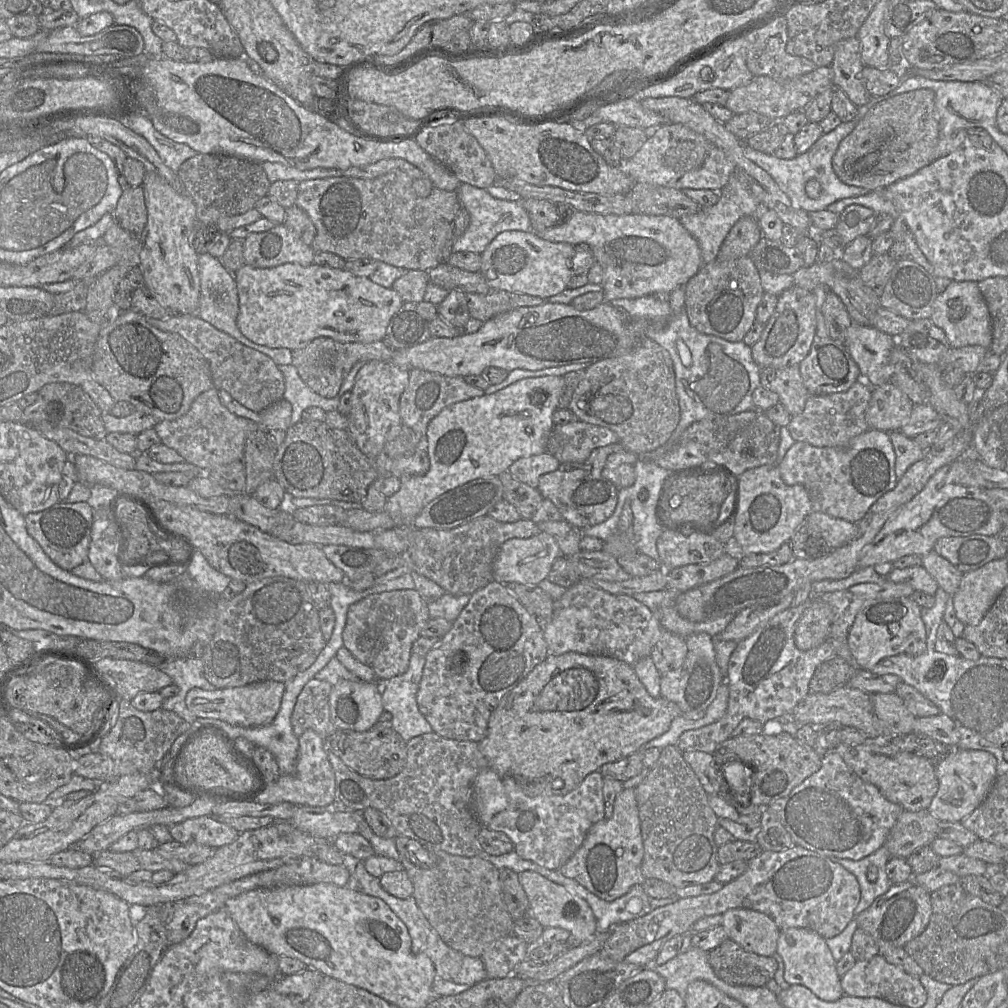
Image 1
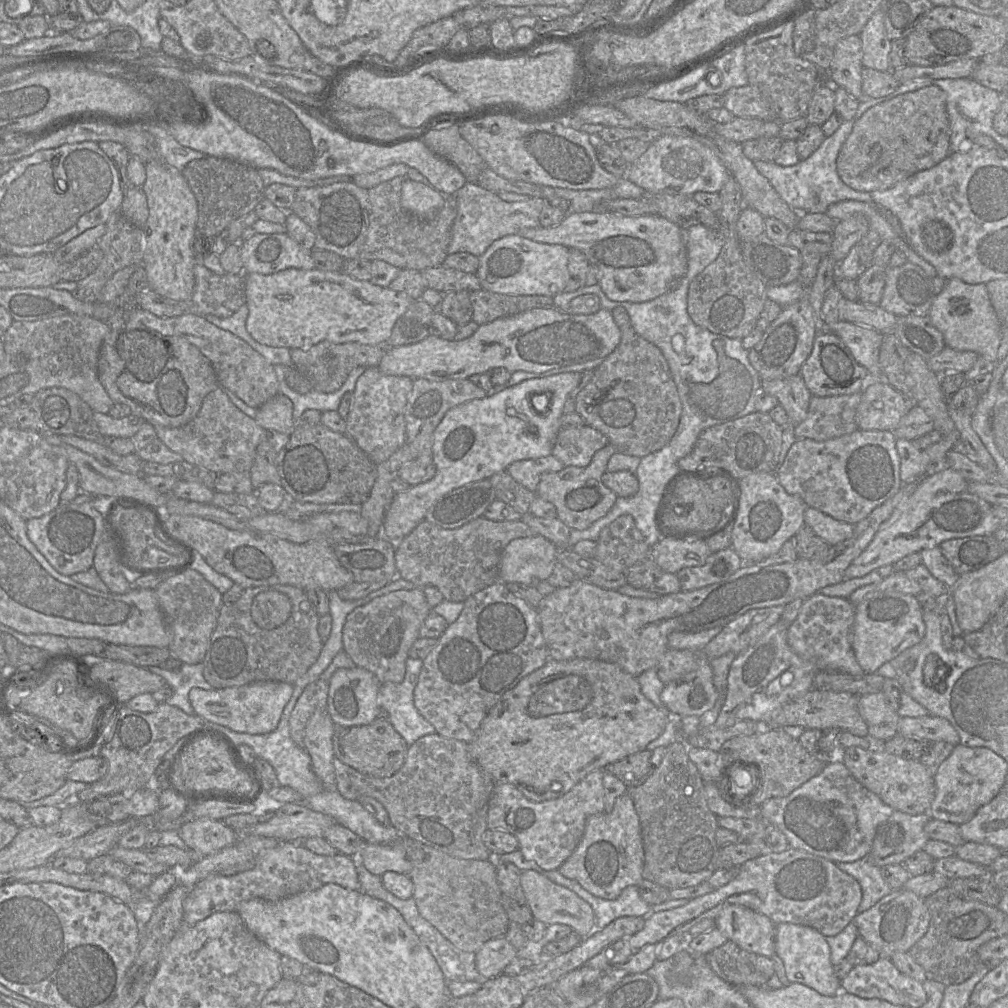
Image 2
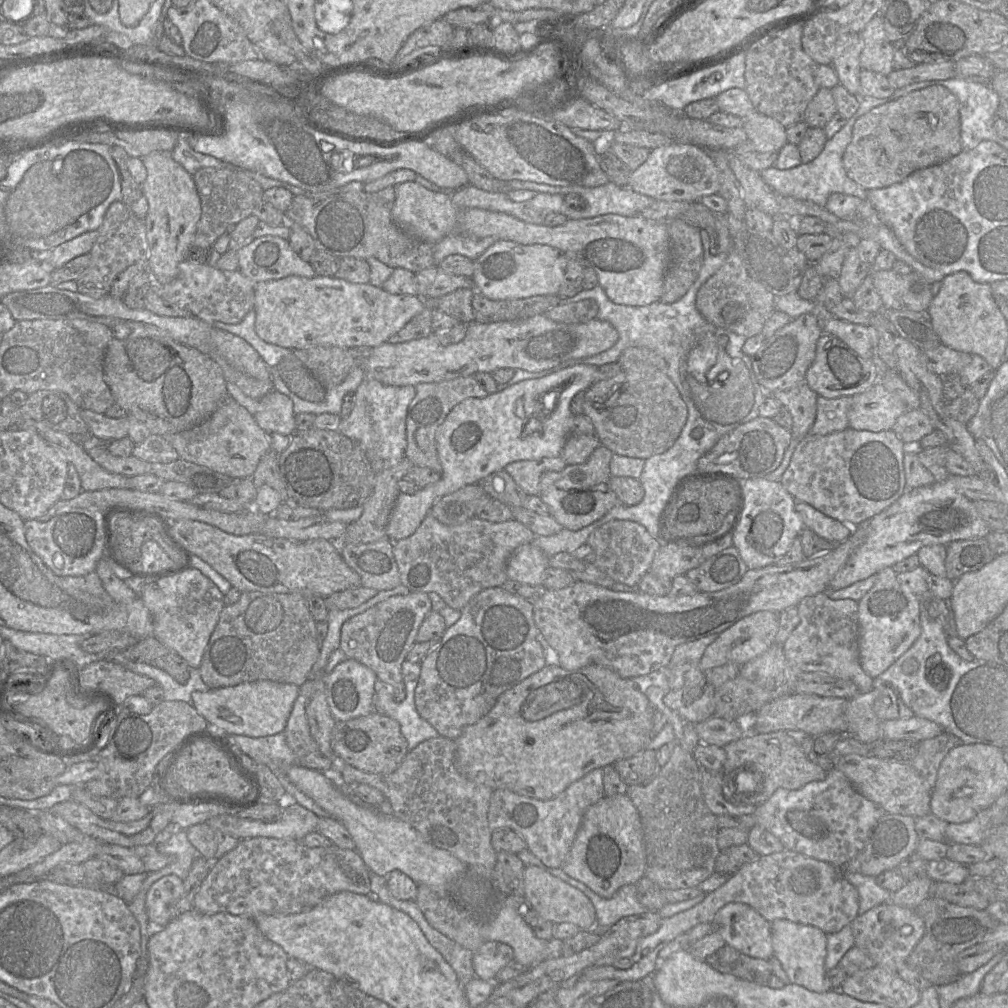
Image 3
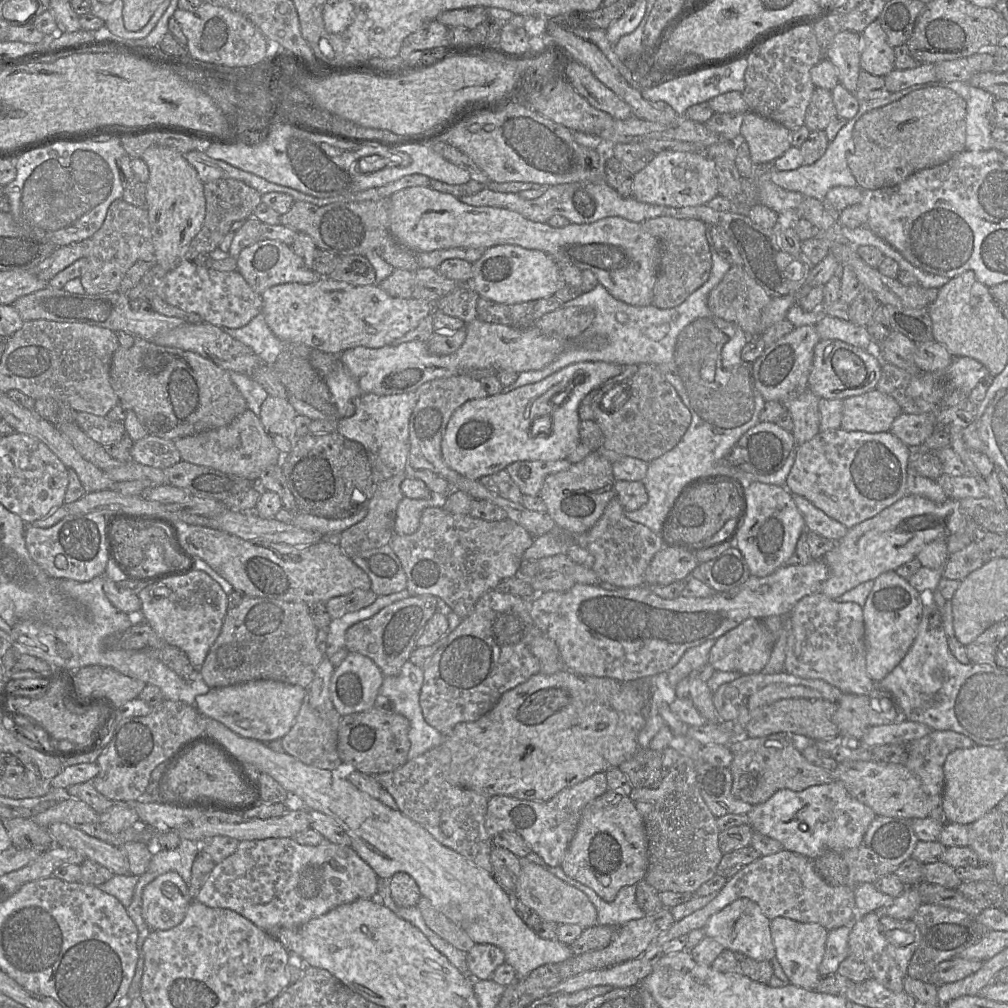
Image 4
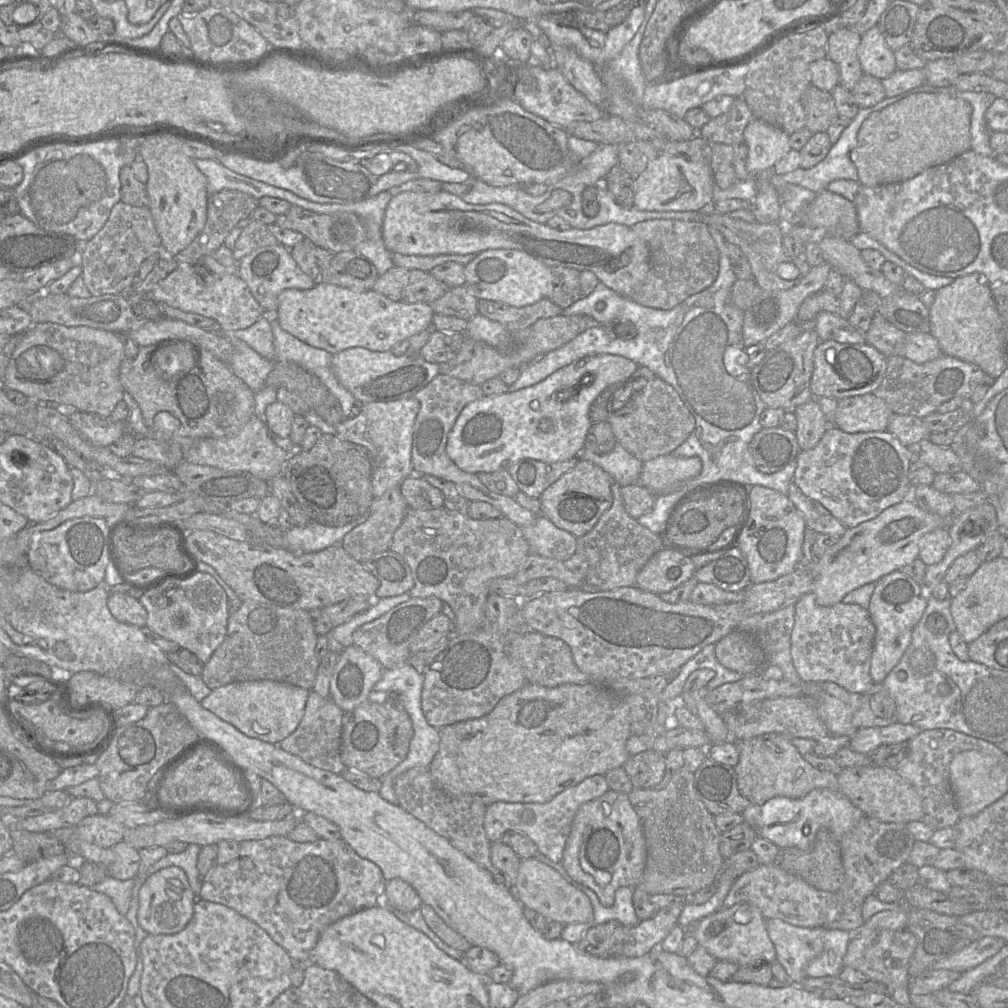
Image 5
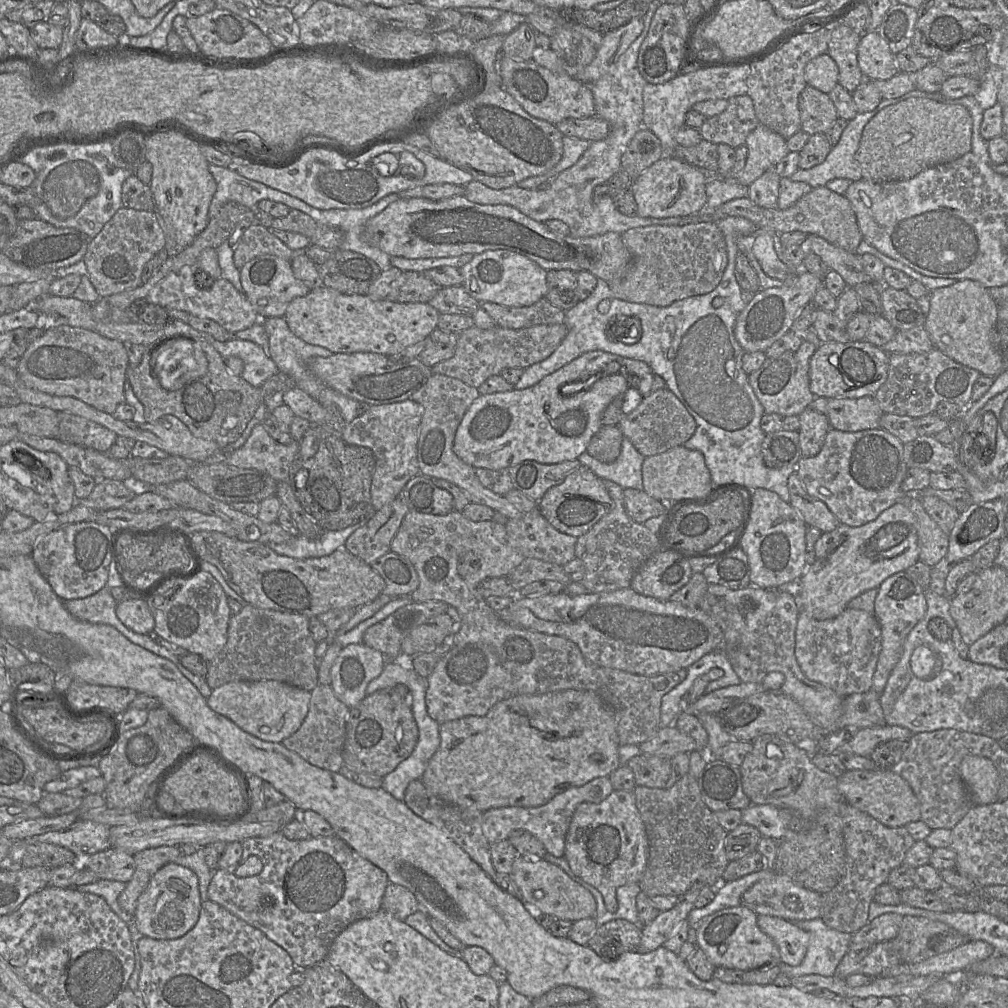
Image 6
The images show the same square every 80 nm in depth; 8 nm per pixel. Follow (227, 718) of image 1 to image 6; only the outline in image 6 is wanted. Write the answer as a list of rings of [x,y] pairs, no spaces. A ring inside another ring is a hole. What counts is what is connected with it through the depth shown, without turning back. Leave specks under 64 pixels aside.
[[[234,681],[213,689],[207,704],[245,732],[263,741],[281,743],[302,725],[310,699],[311,692],[279,681]]]

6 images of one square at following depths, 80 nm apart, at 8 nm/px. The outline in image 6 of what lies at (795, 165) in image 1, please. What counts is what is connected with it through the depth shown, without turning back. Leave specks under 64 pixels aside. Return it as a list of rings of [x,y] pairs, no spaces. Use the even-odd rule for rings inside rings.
[[[920,90],[910,91],[900,98],[895,99],[882,99],[880,104],[876,109],[870,112],[858,113],[853,119],[848,122],[848,125],[843,130],[841,137],[836,145],[832,145],[832,149],[827,155],[824,162],[821,164],[814,166],[810,169],[798,169],[795,173],[793,173],[789,178],[792,181],[805,182],[809,184],[812,188],[825,186],[829,181],[837,178],[849,179],[850,181],[858,181],[862,179],[862,171],[858,162],[855,160],[855,153],[859,147],[859,142],[861,139],[861,135],[865,125],[869,122],[869,120],[880,110],[885,108],[886,106],[896,104],[900,101],[906,100],[911,97],[923,97],[930,98],[936,101],[947,101],[947,98],[942,96],[940,92],[928,93]]]

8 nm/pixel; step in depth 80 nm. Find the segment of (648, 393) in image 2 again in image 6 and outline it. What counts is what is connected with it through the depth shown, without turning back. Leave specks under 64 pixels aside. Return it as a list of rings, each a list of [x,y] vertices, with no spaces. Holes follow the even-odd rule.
[[[665,387],[645,396],[635,410],[623,416],[618,427],[646,458],[683,445],[695,433],[696,421],[677,396]]]

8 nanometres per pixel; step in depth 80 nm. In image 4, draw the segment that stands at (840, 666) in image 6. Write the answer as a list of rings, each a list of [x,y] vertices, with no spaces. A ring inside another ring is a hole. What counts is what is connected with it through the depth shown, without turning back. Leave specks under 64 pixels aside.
[[[821,592],[801,598],[790,611],[784,671],[805,679],[819,679],[838,688],[843,694],[869,695],[874,681],[866,670],[866,646],[863,609],[855,602],[836,602]]]

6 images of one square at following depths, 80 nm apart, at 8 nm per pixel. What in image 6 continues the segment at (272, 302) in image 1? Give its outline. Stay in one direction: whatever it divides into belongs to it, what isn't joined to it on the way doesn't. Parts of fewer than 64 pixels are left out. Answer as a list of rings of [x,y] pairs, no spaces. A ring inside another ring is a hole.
[[[322,286],[307,295],[294,298],[288,305],[283,318],[289,329],[308,344],[328,349],[333,354],[372,352],[390,356],[402,352],[408,346],[425,340],[436,328],[440,313],[429,303],[400,303],[376,300],[368,295],[343,294]]]

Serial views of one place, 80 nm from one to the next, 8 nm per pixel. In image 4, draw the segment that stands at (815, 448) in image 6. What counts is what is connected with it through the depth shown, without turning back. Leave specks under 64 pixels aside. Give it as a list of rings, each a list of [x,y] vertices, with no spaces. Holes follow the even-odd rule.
[[[806,389],[797,398],[784,402],[785,410],[789,411],[793,419],[792,435],[796,445],[813,438],[820,432],[820,414],[818,397]]]

